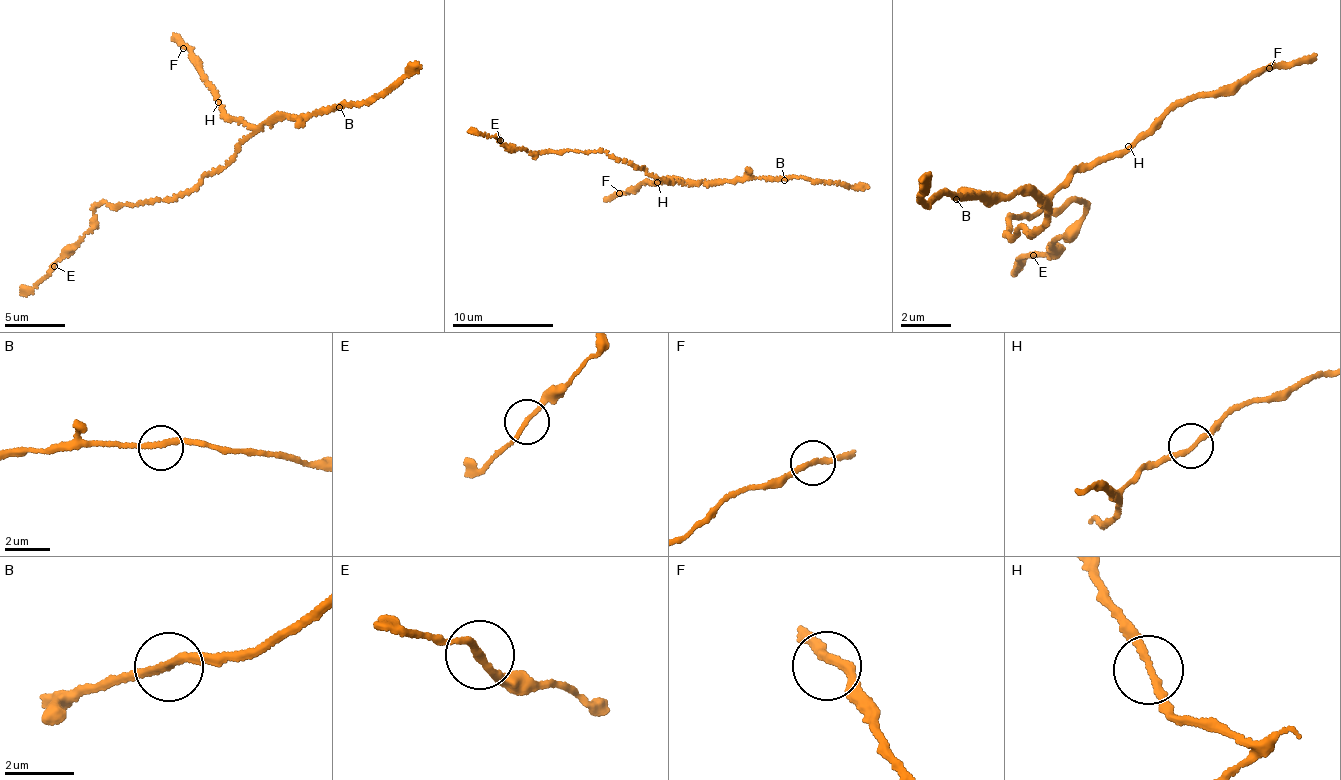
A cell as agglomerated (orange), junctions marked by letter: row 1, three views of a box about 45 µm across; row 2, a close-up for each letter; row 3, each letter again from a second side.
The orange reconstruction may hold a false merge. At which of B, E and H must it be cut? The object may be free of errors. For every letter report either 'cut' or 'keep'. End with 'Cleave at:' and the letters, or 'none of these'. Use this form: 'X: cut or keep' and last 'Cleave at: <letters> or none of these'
B: keep
E: keep
H: keep
Cleave at: none of these

